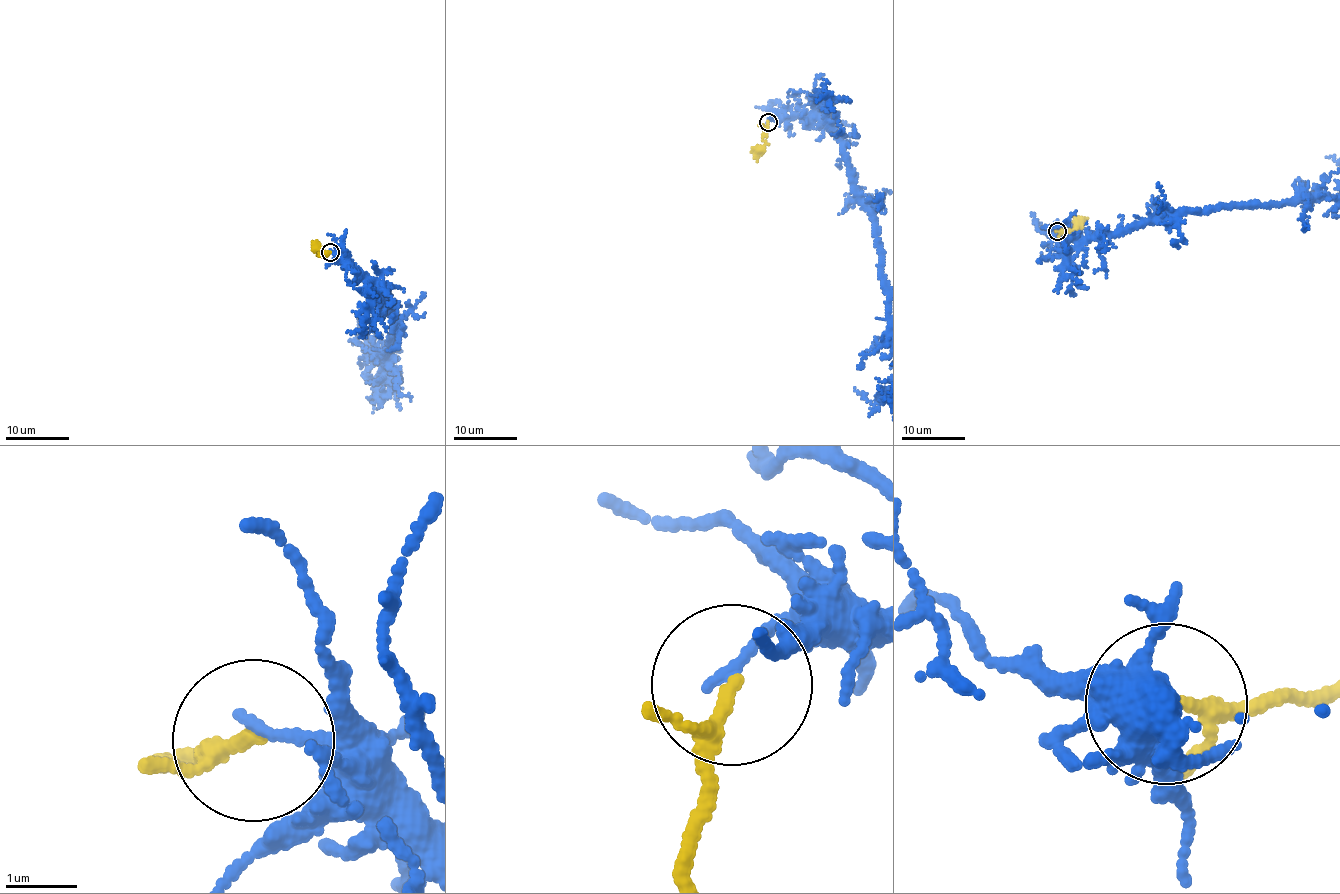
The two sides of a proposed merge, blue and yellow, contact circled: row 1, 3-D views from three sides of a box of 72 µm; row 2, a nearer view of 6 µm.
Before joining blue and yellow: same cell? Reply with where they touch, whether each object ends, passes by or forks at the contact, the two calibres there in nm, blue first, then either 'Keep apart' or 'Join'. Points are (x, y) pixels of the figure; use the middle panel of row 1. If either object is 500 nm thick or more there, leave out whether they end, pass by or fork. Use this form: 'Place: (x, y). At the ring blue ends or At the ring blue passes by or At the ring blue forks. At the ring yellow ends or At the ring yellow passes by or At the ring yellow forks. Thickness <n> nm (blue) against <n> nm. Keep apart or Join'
Place: (768, 122). At the ring blue ends. At the ring yellow passes by. Thickness 140 nm (blue) against 150 nm. Keep apart

